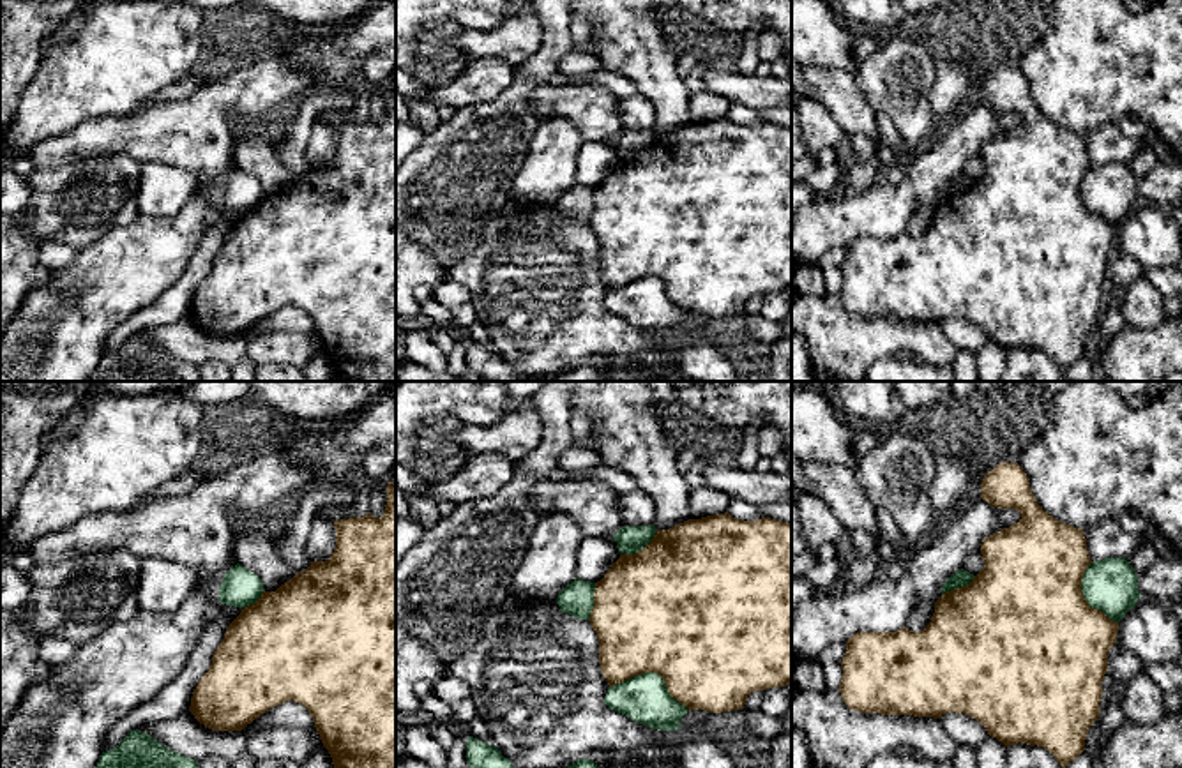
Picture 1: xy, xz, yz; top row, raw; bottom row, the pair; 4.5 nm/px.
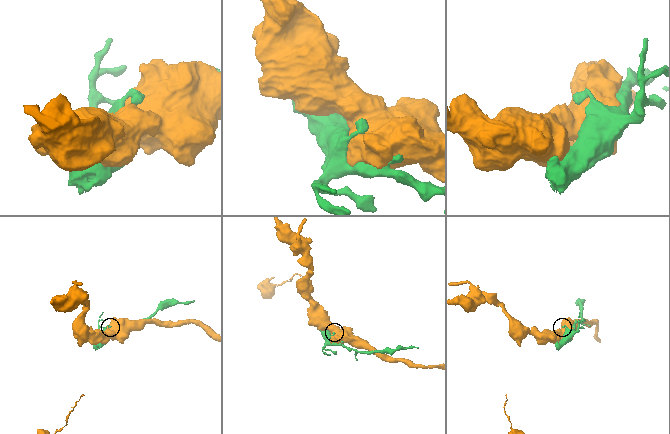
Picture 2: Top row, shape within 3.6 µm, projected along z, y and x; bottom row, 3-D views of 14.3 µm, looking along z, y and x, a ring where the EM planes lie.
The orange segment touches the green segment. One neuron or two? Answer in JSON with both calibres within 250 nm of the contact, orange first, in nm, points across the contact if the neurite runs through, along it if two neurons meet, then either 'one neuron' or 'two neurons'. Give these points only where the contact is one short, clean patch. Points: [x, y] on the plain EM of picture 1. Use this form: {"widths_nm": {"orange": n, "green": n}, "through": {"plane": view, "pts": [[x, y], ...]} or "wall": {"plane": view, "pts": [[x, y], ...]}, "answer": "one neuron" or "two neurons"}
{"widths_nm": {"orange": 500, "green": 220}, "answer": "two neurons"}

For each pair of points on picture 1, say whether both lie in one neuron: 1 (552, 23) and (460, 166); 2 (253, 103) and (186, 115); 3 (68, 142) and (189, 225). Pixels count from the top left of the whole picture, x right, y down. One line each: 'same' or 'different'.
1: same
2: same
3: different

